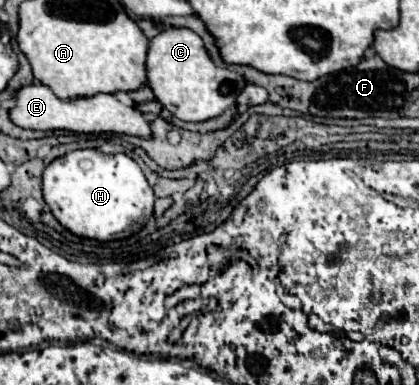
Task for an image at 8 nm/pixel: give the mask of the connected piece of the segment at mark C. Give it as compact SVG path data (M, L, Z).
M164 29L154 39L150 39L150 49L146 55L146 85L154 91L156 101L166 107L174 117L182 121L206 121L218 117L228 107L234 107L236 95L246 85L244 77L236 71L216 67L204 49L204 41L190 29Z

